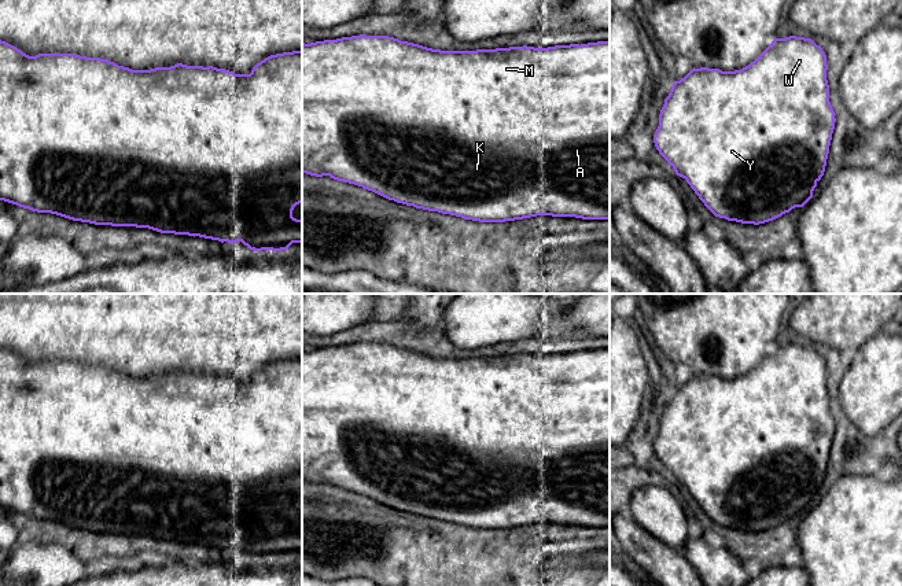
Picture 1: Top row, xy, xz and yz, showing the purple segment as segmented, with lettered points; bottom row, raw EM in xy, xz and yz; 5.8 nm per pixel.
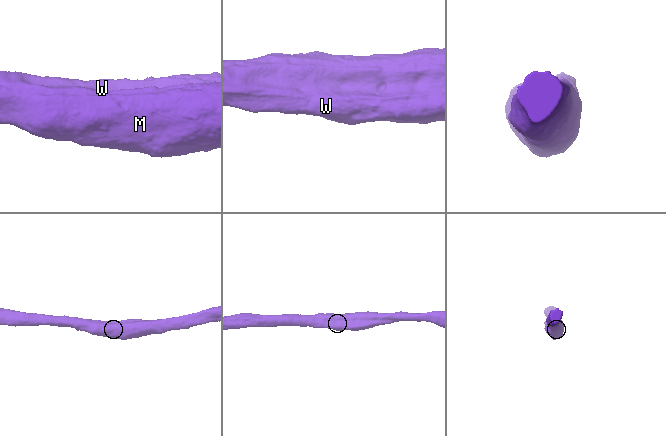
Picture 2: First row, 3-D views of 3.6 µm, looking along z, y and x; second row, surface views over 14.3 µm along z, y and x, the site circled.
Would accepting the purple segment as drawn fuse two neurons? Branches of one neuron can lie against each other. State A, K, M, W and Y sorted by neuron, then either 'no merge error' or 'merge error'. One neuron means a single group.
A K M W Y; no merge error

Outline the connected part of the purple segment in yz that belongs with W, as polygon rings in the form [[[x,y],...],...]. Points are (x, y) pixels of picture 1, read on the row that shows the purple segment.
[[[796,36],[774,38],[754,62],[741,70],[722,71],[719,69],[693,67],[684,78],[674,81],[669,96],[664,99],[659,114],[659,126],[654,134],[655,147],[667,163],[673,166],[675,174],[686,180],[715,217],[754,225],[773,221],[795,207],[803,207],[813,198],[813,191],[824,176],[836,122],[835,111],[829,102],[826,70],[826,55],[822,48],[811,38]]]

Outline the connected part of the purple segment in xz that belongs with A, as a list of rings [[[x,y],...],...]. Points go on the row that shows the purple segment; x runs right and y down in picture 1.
[[[351,36],[302,43],[302,173],[354,184],[389,200],[479,222],[537,215],[610,220],[610,41],[441,51],[389,36]]]

